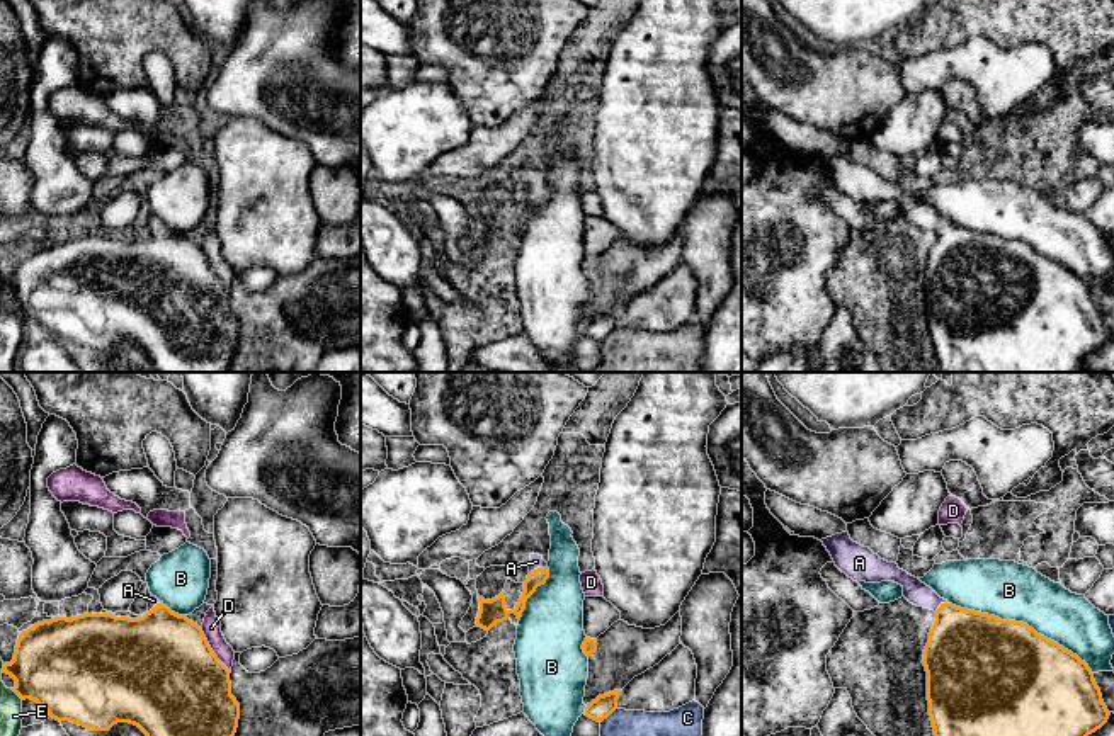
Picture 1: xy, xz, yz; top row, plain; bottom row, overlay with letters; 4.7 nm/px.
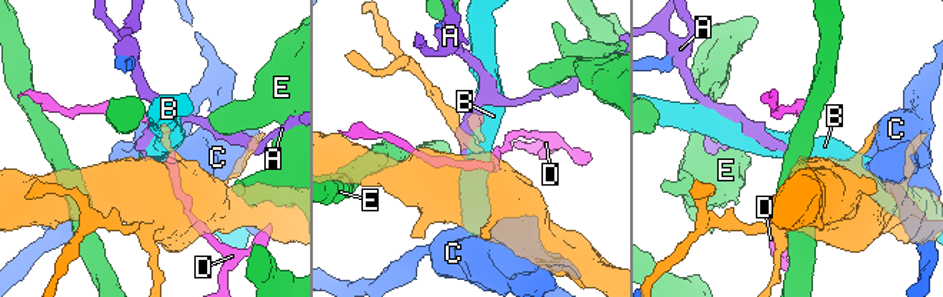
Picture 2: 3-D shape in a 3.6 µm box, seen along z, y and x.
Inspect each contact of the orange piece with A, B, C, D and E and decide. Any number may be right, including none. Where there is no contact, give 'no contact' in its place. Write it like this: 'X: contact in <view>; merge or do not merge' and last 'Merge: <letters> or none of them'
A: contact in xz; merge
B: contact in yz; do not merge
C: contact in xz; do not merge
D: contact in xy; do not merge
E: contact in xy; do not merge
Merge: A

